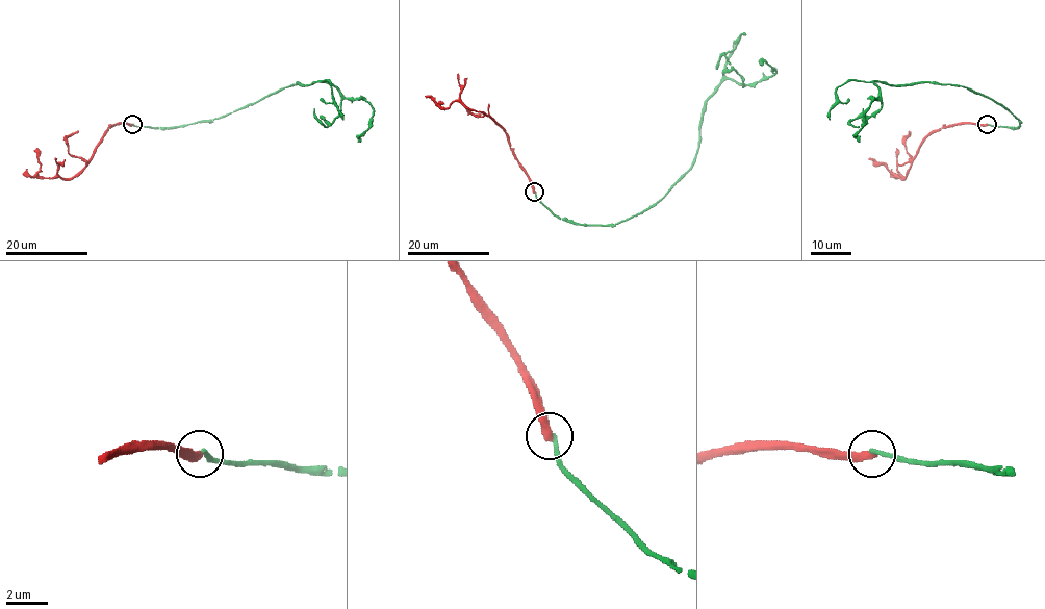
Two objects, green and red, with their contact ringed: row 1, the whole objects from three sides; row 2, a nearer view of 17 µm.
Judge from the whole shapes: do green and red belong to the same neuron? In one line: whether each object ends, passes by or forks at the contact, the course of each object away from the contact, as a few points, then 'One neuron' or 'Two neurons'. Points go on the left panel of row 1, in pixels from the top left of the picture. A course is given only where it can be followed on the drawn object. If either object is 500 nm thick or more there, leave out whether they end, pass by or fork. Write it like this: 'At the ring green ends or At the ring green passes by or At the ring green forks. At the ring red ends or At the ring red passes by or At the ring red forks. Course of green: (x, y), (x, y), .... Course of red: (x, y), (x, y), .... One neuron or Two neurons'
At the ring green ends. At the ring red ends. Course of green: (132, 124), (212, 121), (298, 82), (324, 82), (345, 97), (364, 99), (374, 109), (371, 127), (357, 142). Course of red: (131, 124), (117, 123), (107, 128), (90, 161), (69, 178), (42, 178), (36, 148). Two neurons

